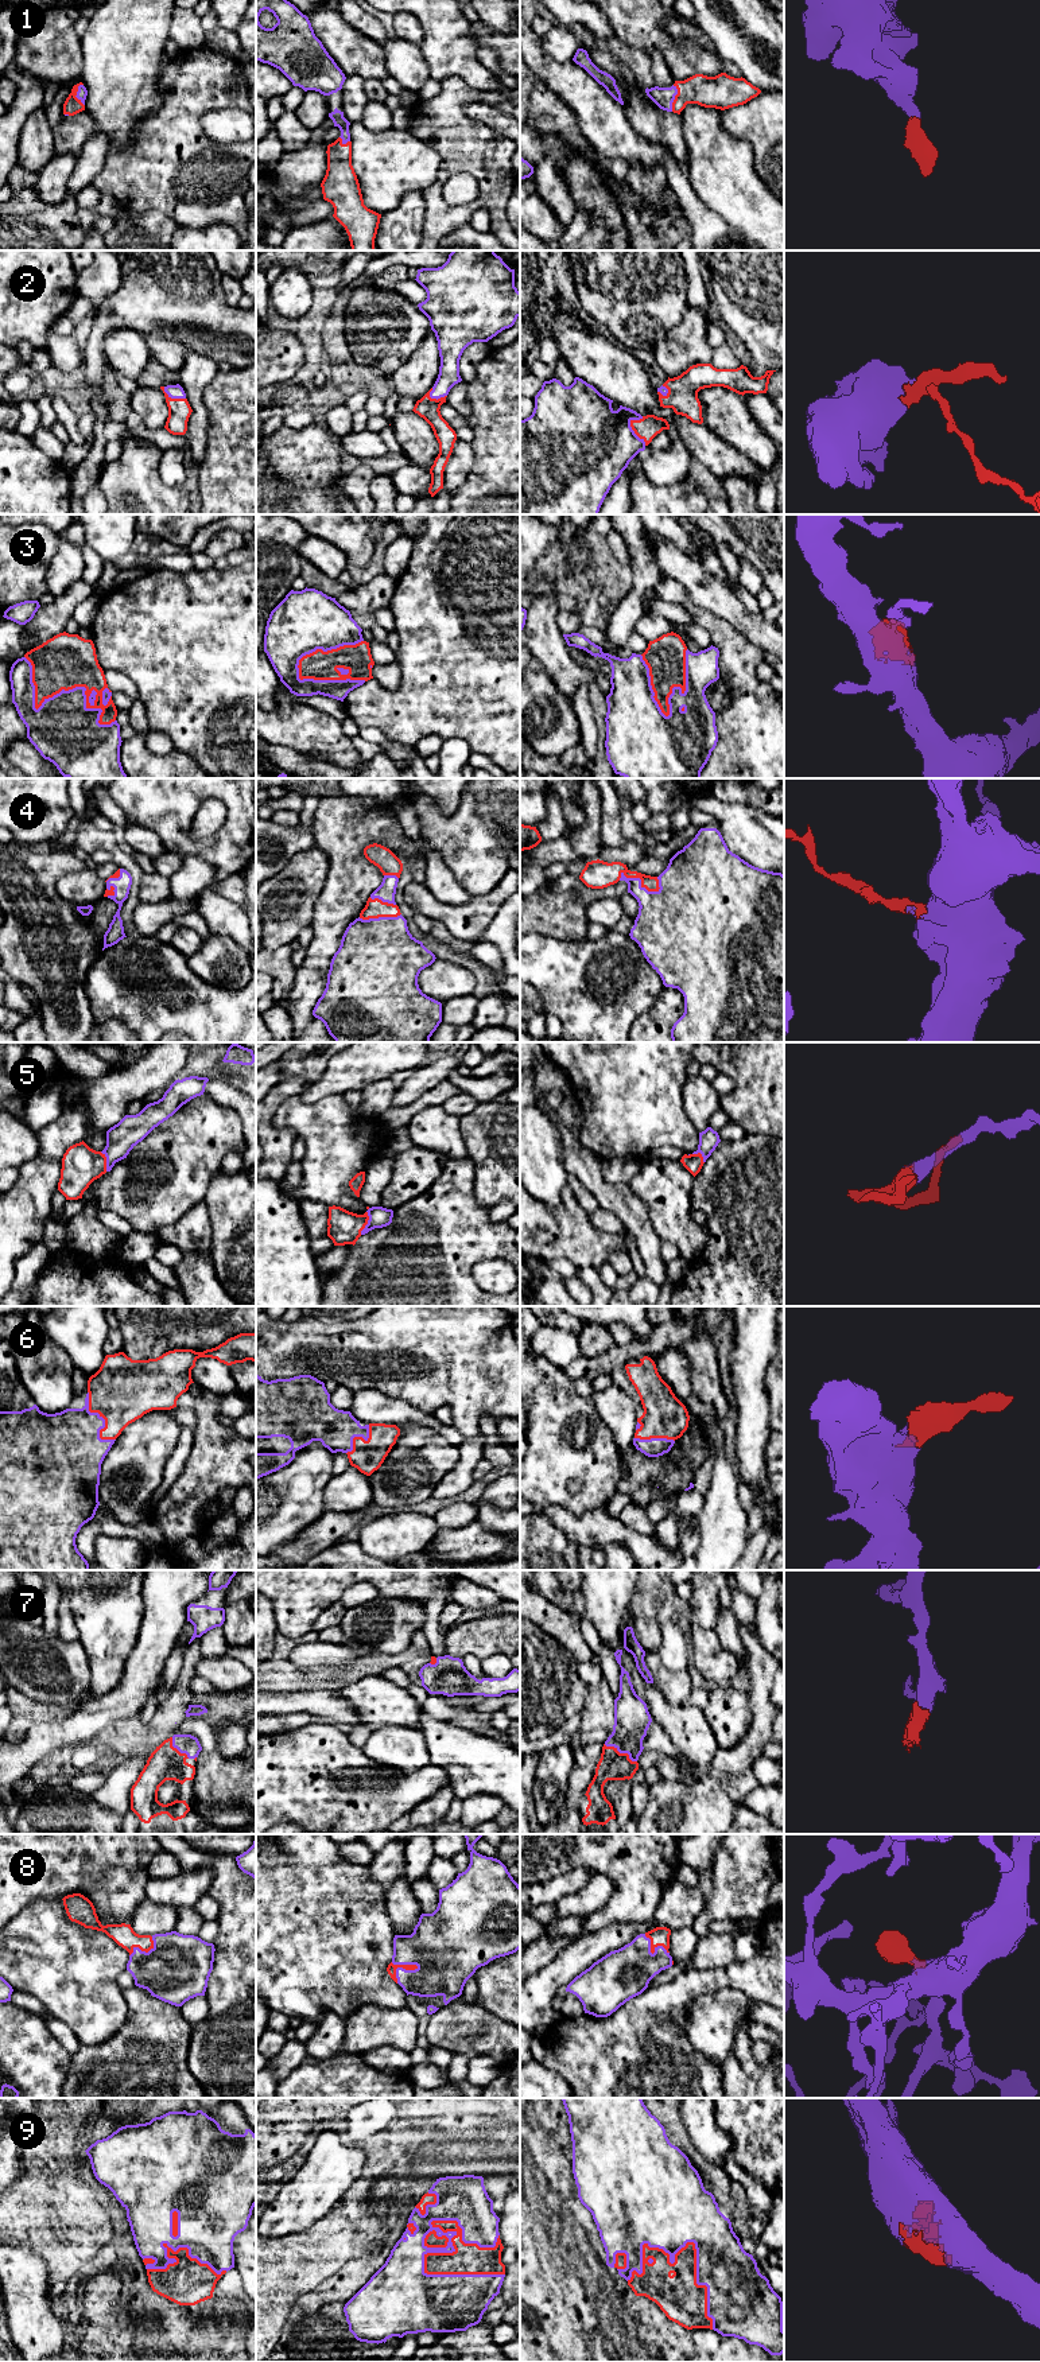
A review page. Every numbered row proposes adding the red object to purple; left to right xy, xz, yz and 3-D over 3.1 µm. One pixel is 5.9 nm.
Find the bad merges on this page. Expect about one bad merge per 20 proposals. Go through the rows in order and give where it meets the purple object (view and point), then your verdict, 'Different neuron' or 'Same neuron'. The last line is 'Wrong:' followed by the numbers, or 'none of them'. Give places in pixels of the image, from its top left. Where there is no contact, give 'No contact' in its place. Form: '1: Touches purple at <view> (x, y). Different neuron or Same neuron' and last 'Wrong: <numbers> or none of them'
1: Touches purple at yz (674, 98). Same neuron
2: Touches purple at yz (633, 432). Same neuron
3: Touches purple at xy (62, 690). Same neuron
4: Touches purple at yz (640, 882). Same neuron
5: Touches purple at xz (368, 1222). Same neuron
6: Touches purple at xy (104, 1420). Same neuron
7: Touches purple at yz (621, 1752). Same neuron
8: Touches purple at xz (400, 1968). Same neuron
9: Touches purple at xz (426, 2273). Same neuron
Wrong: none of them

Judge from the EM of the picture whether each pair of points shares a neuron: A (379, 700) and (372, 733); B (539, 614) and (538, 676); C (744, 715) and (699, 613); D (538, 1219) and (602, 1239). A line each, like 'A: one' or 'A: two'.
A: two
B: two
C: one
D: one

